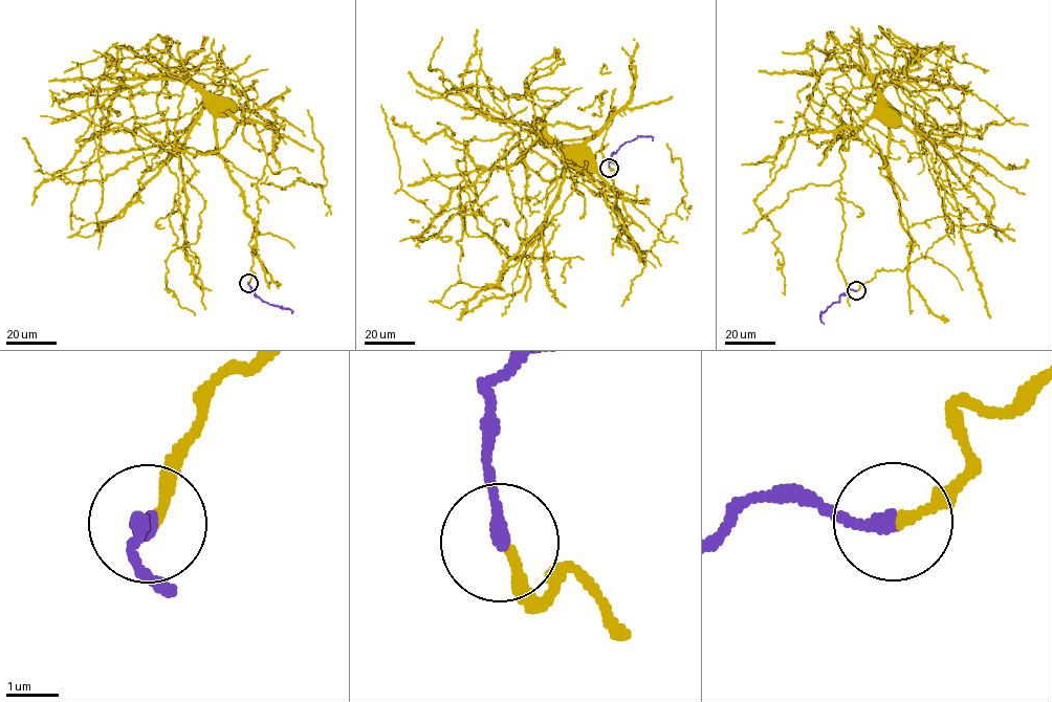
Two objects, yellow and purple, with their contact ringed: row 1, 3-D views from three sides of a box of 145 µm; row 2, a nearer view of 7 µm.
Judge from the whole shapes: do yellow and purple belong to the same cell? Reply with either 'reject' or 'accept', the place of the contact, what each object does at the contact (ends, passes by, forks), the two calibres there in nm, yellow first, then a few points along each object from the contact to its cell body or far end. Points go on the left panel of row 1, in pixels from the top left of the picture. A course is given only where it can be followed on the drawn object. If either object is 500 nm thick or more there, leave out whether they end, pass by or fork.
accept; at (248, 283); yellow ends there; purple ends there; 180 nm thick on the yellow side, 280 nm on the other; yellow runs (248, 282), (203, 94), (159, 73), (57, 101), (88, 139), (106, 51), (153, 46), (253, 86), (257, 149); purple runs (248, 282), (256, 297), (290, 309), (291, 313)

